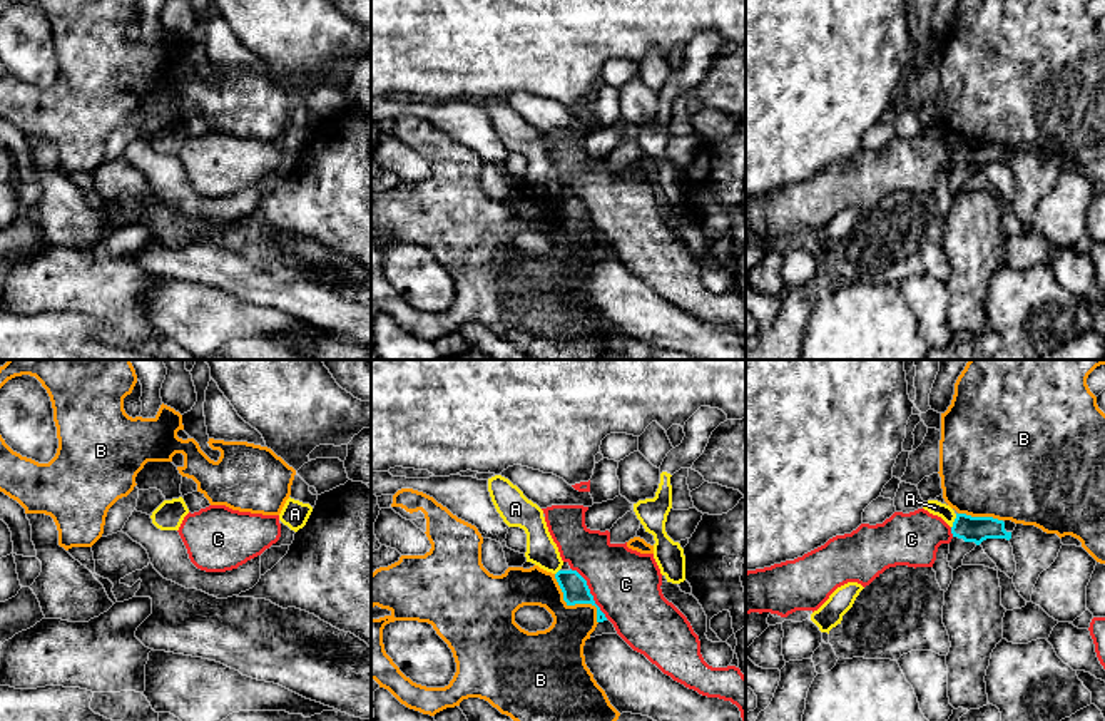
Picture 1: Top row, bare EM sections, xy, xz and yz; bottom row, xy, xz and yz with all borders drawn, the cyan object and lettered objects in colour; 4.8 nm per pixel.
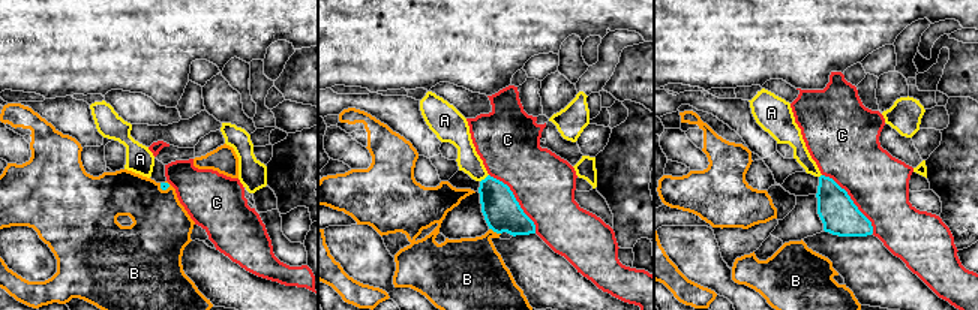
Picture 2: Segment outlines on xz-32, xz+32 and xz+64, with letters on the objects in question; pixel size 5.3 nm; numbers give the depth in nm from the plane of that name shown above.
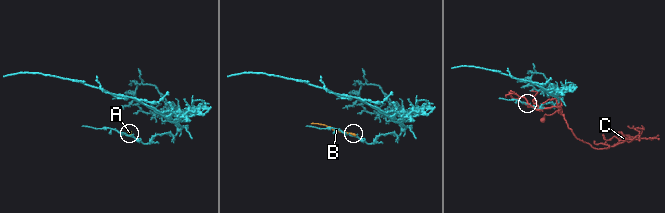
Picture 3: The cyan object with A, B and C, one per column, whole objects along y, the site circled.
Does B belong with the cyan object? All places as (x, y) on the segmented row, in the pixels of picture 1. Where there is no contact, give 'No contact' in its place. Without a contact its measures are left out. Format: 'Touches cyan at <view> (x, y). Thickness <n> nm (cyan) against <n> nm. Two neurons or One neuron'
Touches cyan at xz (575, 603). Thickness 130 nm (cyan) against 240 nm. Two neurons

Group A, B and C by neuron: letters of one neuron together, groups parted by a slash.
A / B / C

